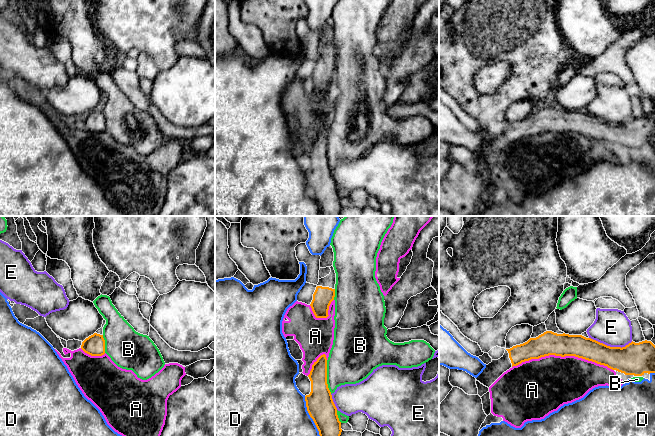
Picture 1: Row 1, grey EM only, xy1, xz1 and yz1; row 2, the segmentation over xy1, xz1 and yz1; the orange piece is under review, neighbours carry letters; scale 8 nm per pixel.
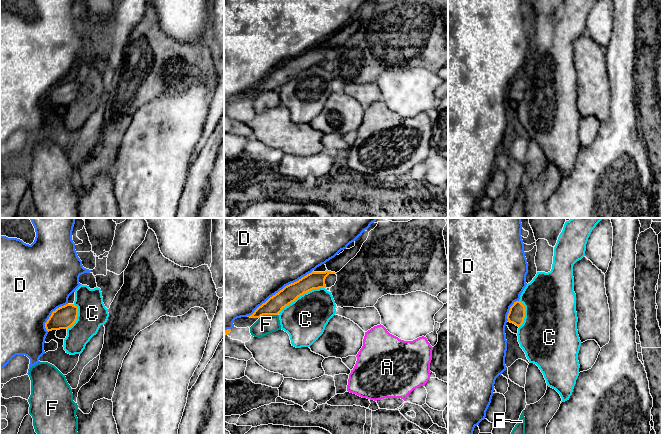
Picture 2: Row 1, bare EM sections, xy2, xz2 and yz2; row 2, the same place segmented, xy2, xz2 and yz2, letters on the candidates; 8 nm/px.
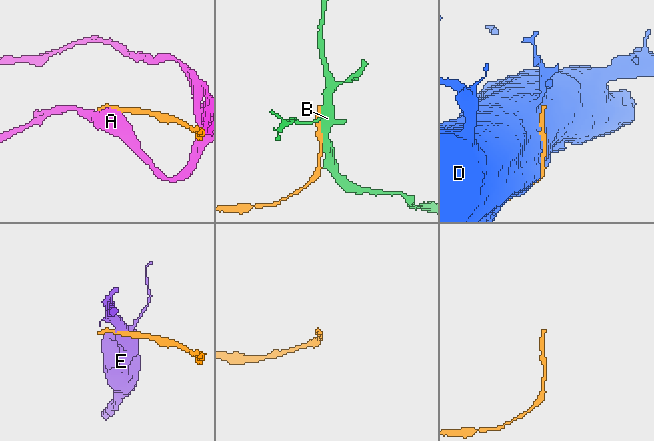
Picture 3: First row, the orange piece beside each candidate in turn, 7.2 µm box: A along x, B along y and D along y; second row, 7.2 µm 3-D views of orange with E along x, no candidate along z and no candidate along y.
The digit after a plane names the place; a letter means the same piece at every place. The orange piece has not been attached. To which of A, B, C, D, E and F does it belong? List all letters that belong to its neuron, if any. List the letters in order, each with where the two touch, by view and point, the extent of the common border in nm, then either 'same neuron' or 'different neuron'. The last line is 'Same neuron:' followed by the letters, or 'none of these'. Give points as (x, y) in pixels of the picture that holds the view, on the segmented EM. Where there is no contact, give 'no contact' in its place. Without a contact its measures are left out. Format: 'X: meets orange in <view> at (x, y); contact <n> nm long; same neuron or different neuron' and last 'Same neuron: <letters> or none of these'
A: meets orange in yz1 at (563, 356); contact 800 nm long; different neuron
B: meets orange in xz1 at (326, 377); contact 280 nm long; different neuron
C: meets orange in xz2 at (300, 295); contact 420 nm long; different neuron
D: meets orange in xz2 at (280, 290); contact 650 nm long; different neuron
E: meets orange in yz1 at (611, 347); contact 360 nm long; different neuron
F: meets orange in xz2 at (268, 314); contact 160 nm long; different neuron
Same neuron: none of these

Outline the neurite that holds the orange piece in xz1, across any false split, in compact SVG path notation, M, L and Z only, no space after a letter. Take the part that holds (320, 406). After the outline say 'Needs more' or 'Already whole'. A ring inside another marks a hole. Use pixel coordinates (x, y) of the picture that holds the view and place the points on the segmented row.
M325 354L321 355L317 361L314 362L308 377L311 381L311 392L305 396L306 407L319 431L319 435L340 436L342 432L341 422L339 421L337 408L327 384L327 358Z. Already whole

